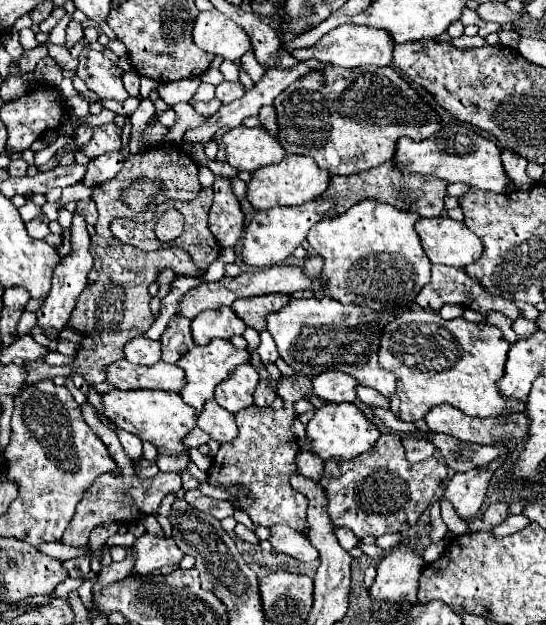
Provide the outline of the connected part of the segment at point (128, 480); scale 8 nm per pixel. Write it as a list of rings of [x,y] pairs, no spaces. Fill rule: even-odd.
[[[84,402],[82,404],[82,414],[84,414],[84,420],[86,424],[94,430],[94,434],[106,444],[110,456],[114,458],[116,466],[118,466],[118,472],[106,472],[106,474],[100,474],[88,490],[84,490],[84,496],[82,500],[78,502],[76,506],[76,514],[68,526],[68,530],[62,534],[62,542],[64,544],[70,544],[70,546],[76,546],[76,548],[84,548],[88,544],[88,536],[90,536],[90,530],[94,530],[96,526],[102,526],[102,524],[110,524],[110,522],[126,522],[126,520],[136,520],[140,518],[142,514],[154,514],[160,506],[160,502],[164,500],[166,494],[170,492],[178,492],[182,488],[182,480],[180,480],[180,474],[168,474],[168,472],[158,472],[154,478],[148,478],[148,480],[140,480],[134,472],[134,464],[132,460],[126,456],[118,436],[108,430],[96,416],[96,410],[90,402]]]

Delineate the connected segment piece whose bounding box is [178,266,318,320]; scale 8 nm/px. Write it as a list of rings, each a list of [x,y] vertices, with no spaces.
[[[272,266],[264,268],[260,272],[242,272],[240,276],[224,276],[218,282],[204,282],[192,290],[188,290],[182,300],[178,302],[178,308],[184,318],[194,320],[200,312],[204,310],[218,310],[220,306],[230,306],[238,298],[248,298],[248,296],[264,296],[264,294],[294,294],[298,290],[316,290],[318,284],[310,282],[302,268],[294,266]]]

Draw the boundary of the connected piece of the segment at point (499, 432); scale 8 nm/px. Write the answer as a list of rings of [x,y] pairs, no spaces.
[[[448,404],[430,408],[424,420],[434,432],[450,434],[462,442],[474,444],[496,444],[508,438],[516,438],[518,442],[522,442],[528,430],[526,414],[512,414],[508,418],[472,418]]]

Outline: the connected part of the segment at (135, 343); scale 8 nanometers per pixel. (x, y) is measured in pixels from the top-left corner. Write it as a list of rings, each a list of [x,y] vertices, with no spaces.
[[[134,338],[124,346],[126,360],[138,366],[152,366],[160,360],[160,342],[150,340],[150,338]]]

